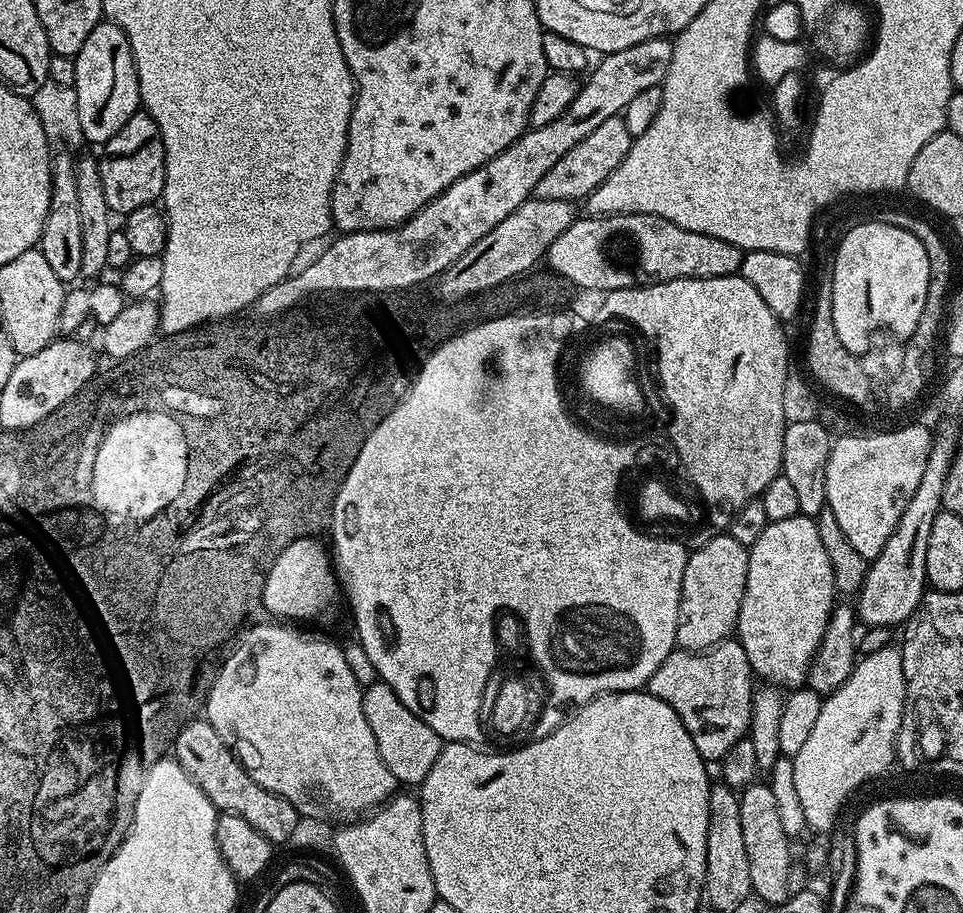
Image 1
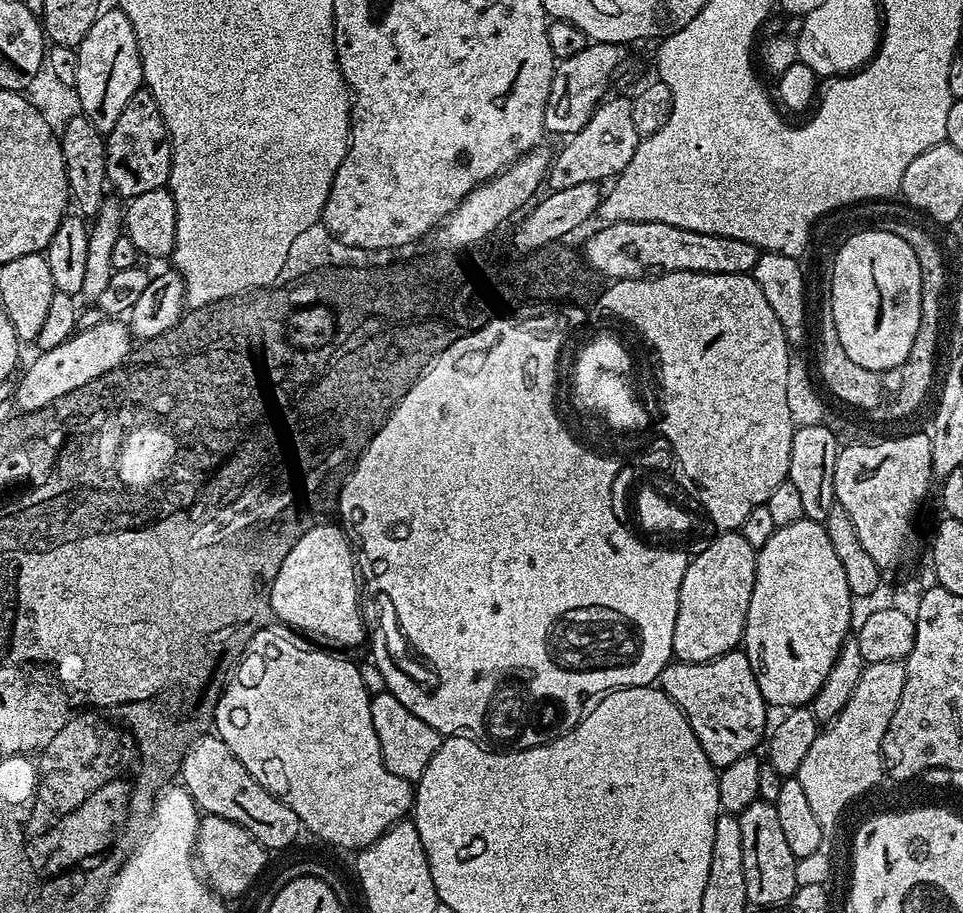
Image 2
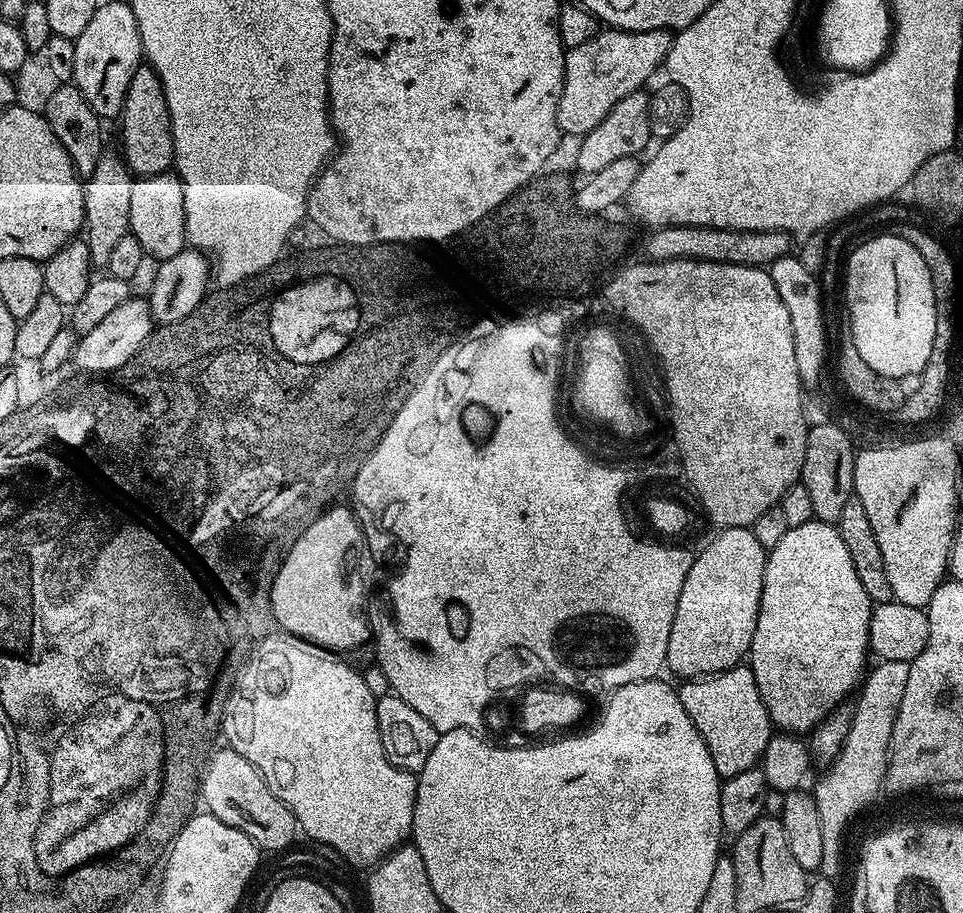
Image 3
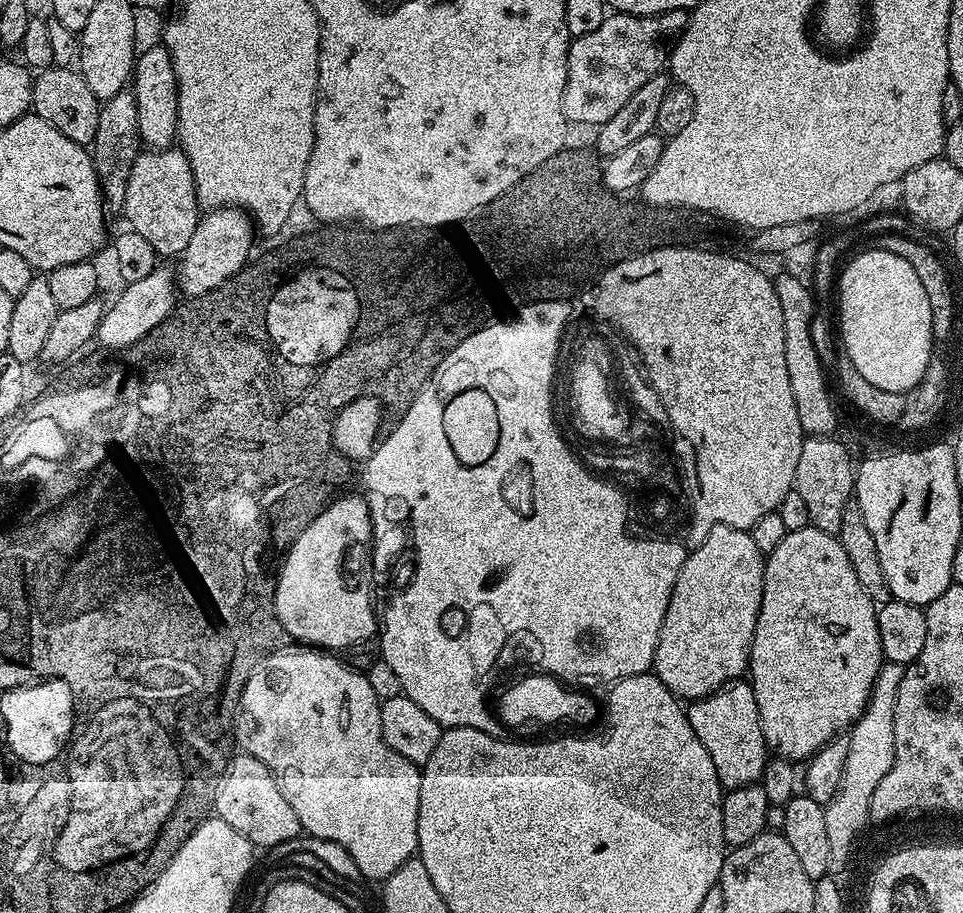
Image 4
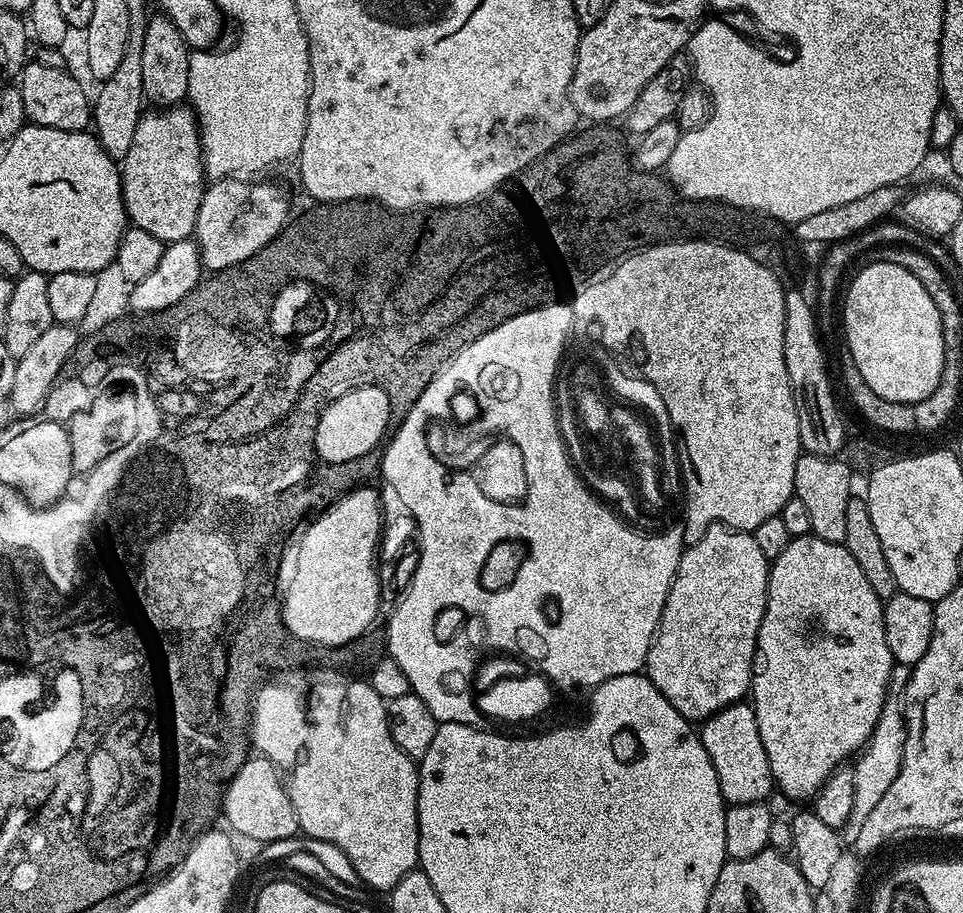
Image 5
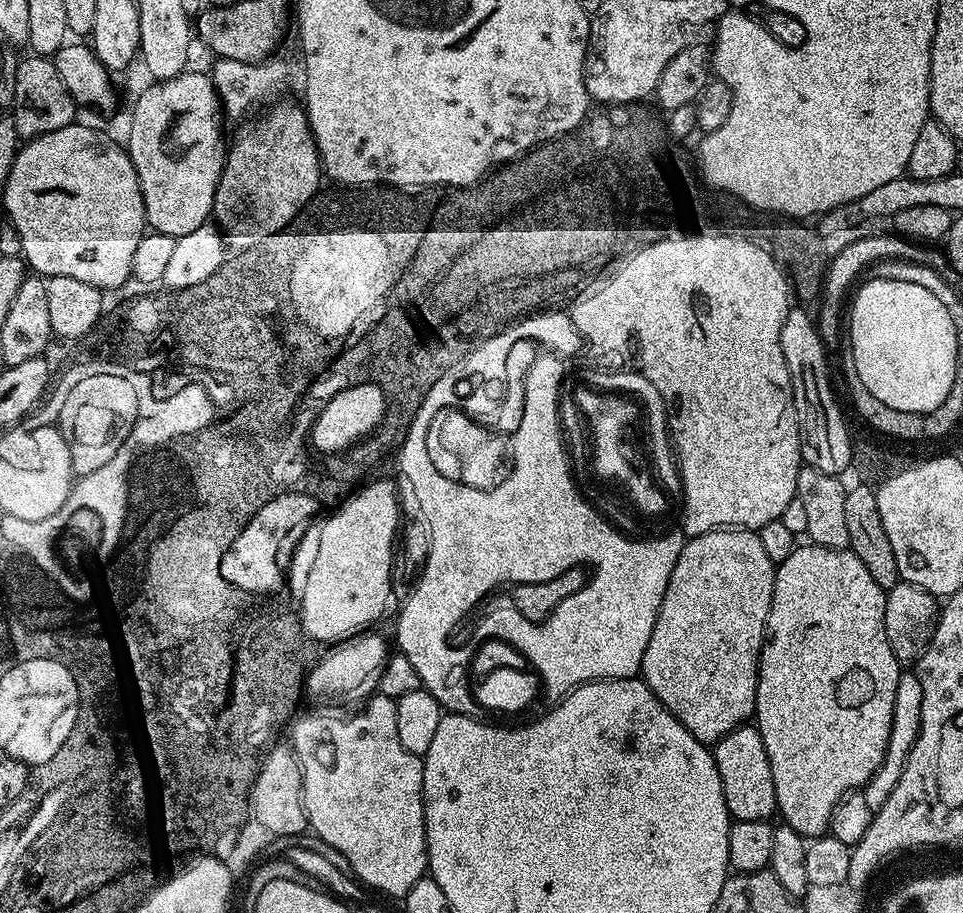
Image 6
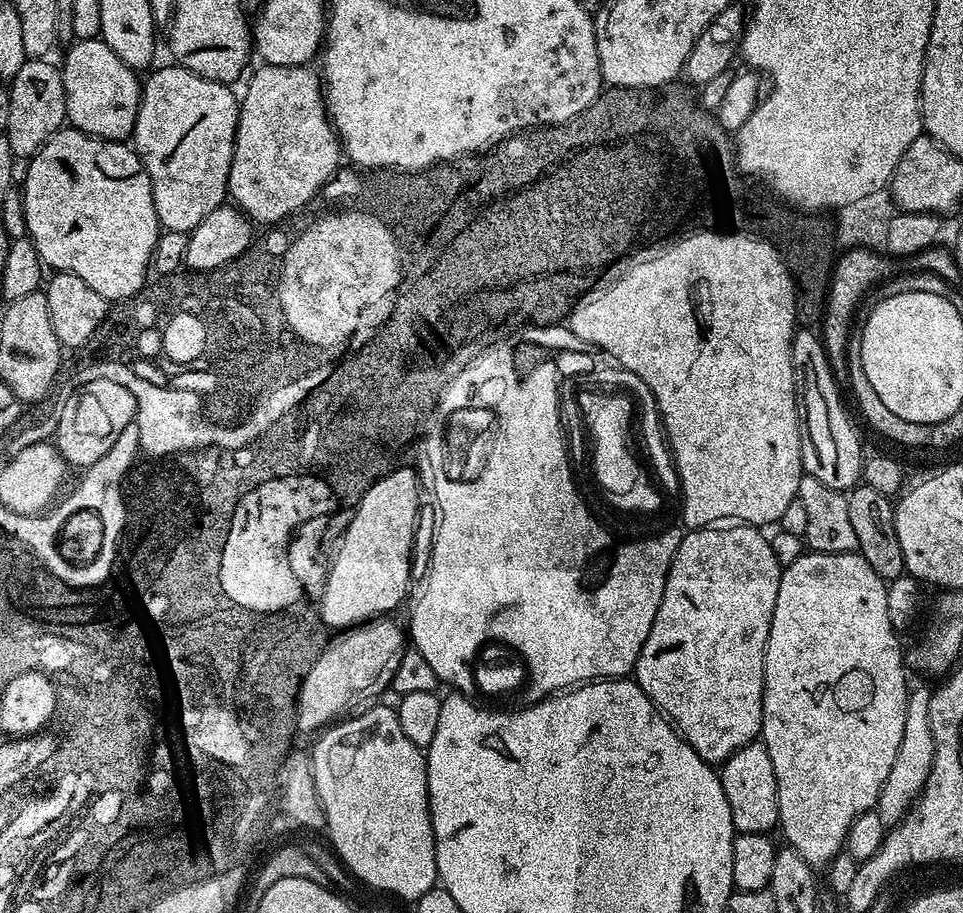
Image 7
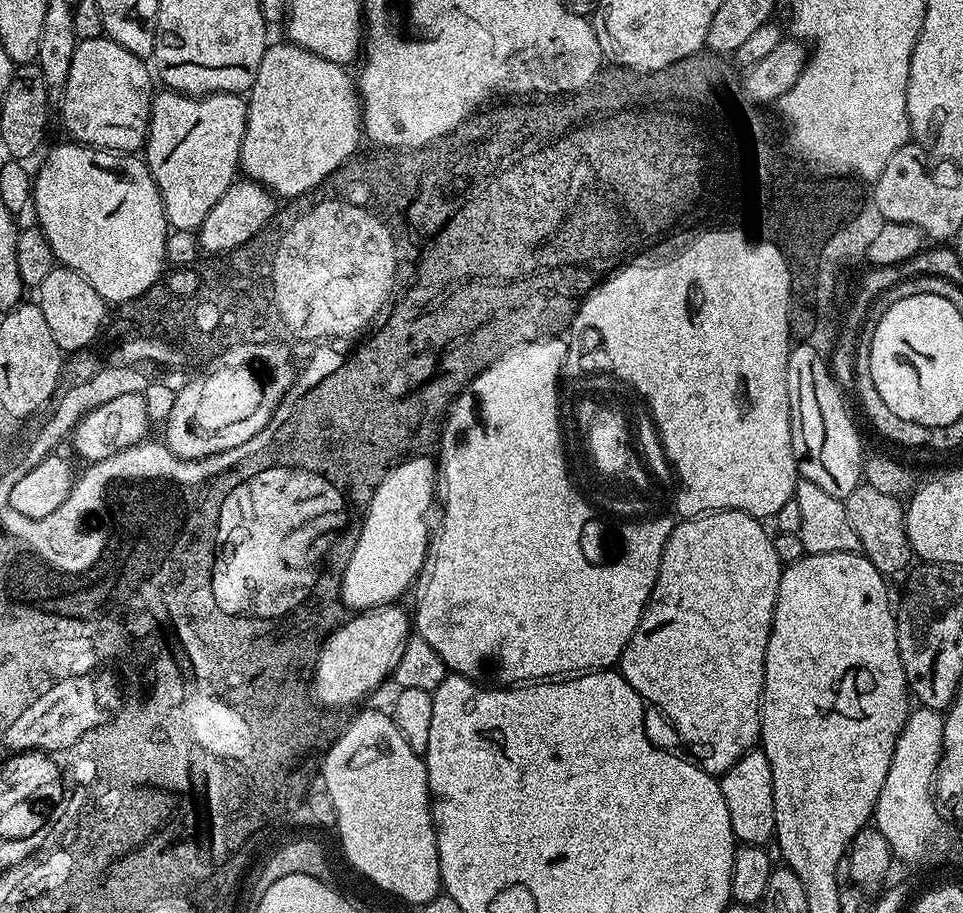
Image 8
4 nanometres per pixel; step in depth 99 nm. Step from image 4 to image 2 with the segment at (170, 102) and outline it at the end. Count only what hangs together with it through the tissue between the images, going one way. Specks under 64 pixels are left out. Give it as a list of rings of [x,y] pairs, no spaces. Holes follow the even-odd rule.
[[[141,90],[126,102],[118,122],[114,122],[114,130],[106,133],[106,174],[107,187],[125,201],[133,200],[138,194],[146,194],[146,190],[158,190],[168,183],[168,175],[172,169],[172,140],[168,137],[166,122],[162,118],[162,110],[158,110],[158,102],[147,90]]]

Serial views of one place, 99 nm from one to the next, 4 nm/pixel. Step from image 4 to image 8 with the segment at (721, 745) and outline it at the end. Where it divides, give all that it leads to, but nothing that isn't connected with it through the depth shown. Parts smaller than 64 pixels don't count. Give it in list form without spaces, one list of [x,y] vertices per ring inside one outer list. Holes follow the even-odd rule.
[[[762,750],[747,752],[730,770],[719,777],[722,798],[730,810],[730,826],[741,845],[767,845],[776,835],[776,811],[774,810],[774,774],[770,774],[770,762]]]

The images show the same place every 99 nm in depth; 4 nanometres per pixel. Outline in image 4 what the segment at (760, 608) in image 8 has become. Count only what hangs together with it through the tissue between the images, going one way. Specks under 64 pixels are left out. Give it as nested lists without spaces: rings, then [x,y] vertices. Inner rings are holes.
[[[725,524],[713,526],[710,534],[706,534],[702,546],[691,549],[685,555],[682,562],[682,570],[678,570],[678,582],[674,582],[674,590],[670,594],[670,606],[666,606],[666,618],[662,622],[662,634],[658,638],[656,659],[654,661],[655,676],[681,701],[701,700],[703,696],[714,694],[719,688],[725,688],[728,684],[739,681],[743,677],[740,675],[745,675],[748,672],[748,660],[752,656],[752,643],[754,642],[754,630],[758,622],[758,610],[762,606],[765,559],[765,553],[760,552],[758,546],[754,546],[754,538],[751,531],[735,528],[734,526],[726,526]]]

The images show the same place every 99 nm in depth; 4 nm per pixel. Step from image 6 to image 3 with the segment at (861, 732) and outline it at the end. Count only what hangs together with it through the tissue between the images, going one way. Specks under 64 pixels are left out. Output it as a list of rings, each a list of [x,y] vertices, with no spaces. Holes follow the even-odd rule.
[[[814,518],[802,526],[788,527],[778,546],[767,549],[767,554],[750,667],[773,725],[781,733],[808,734],[827,712],[857,691],[866,672],[864,659],[870,656],[868,634],[874,605],[854,574],[850,550],[846,550],[835,524]]]

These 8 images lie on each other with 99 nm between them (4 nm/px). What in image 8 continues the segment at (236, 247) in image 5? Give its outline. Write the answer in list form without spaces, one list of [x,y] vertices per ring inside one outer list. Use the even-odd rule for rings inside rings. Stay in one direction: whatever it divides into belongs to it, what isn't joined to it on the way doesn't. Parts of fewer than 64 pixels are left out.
[[[276,42],[269,43],[262,58],[262,66],[258,66],[258,78],[254,78],[254,86],[251,92],[247,93],[248,121],[246,122],[244,145],[240,151],[240,172],[243,173],[247,179],[255,180],[256,183],[264,185],[265,188],[275,193],[277,197],[295,198],[303,196],[305,192],[309,192],[312,188],[316,188],[323,180],[328,178],[331,172],[338,170],[347,162],[350,152],[361,147],[362,101],[353,77],[352,80],[348,77],[349,69],[347,67],[330,62],[326,58],[318,58],[318,54],[314,54],[305,48],[299,48],[298,45],[291,42],[283,43],[284,44],[276,44]]]

